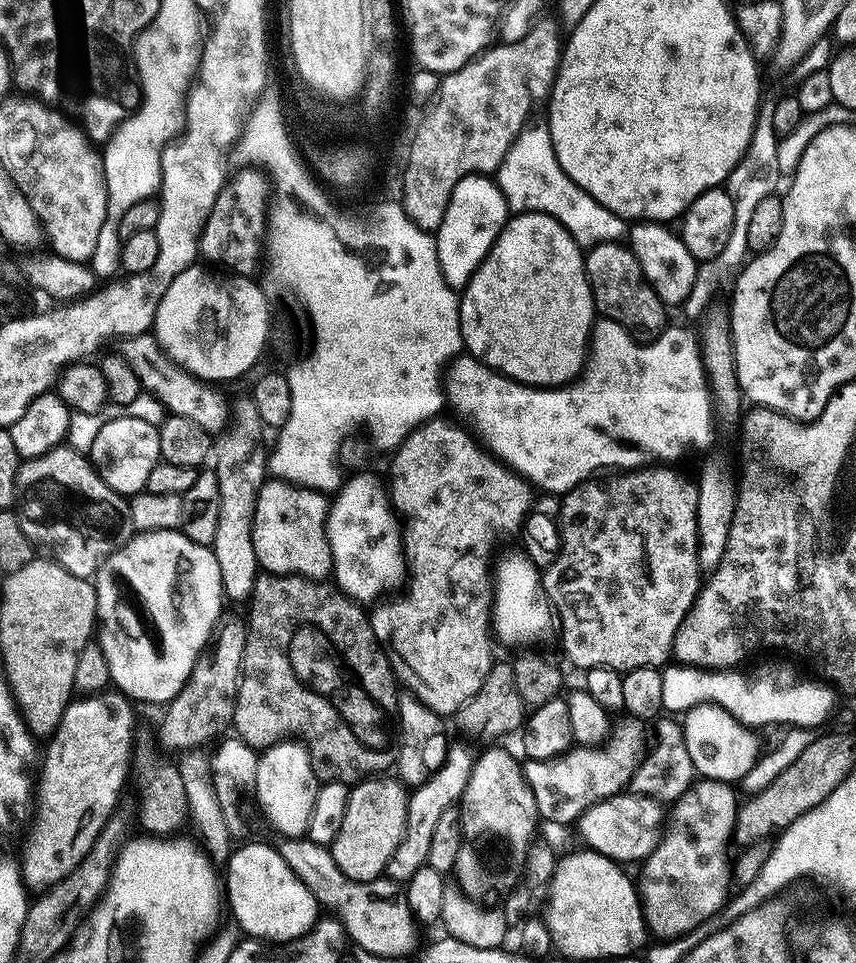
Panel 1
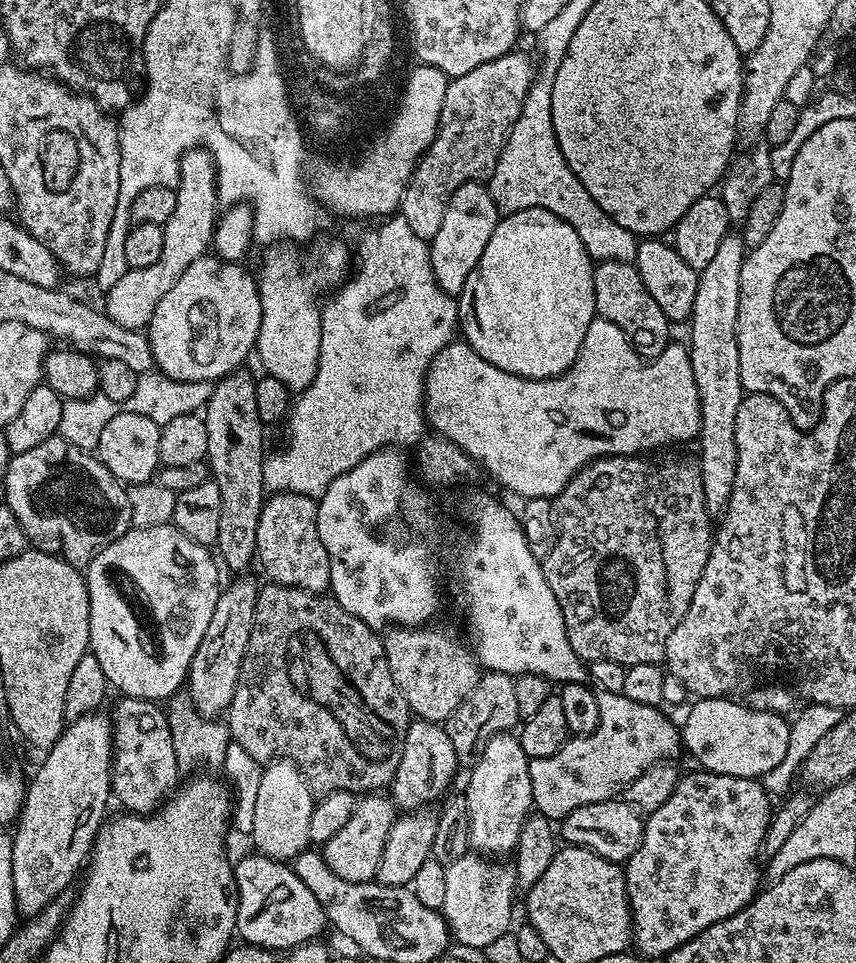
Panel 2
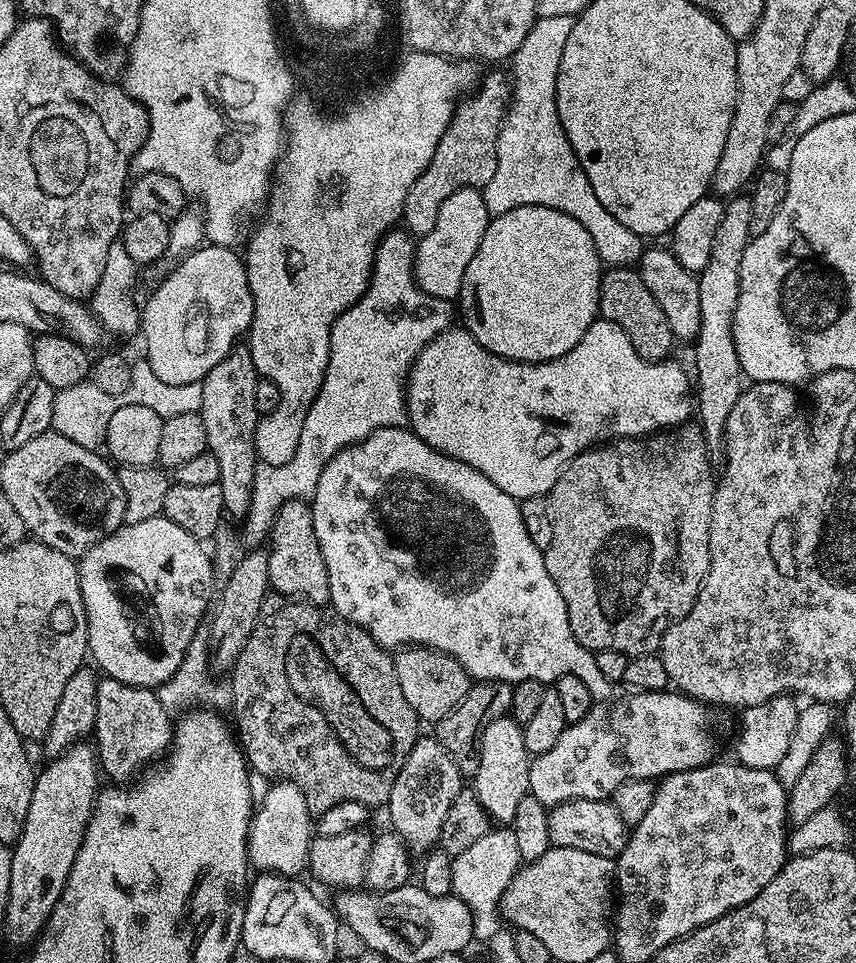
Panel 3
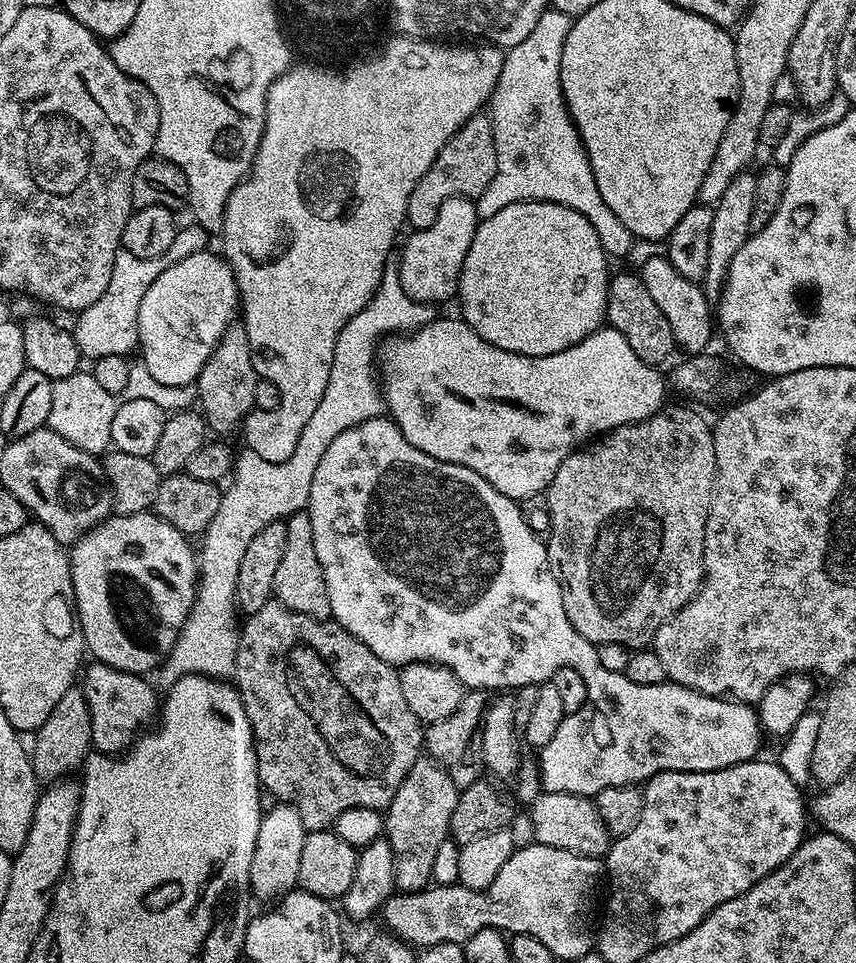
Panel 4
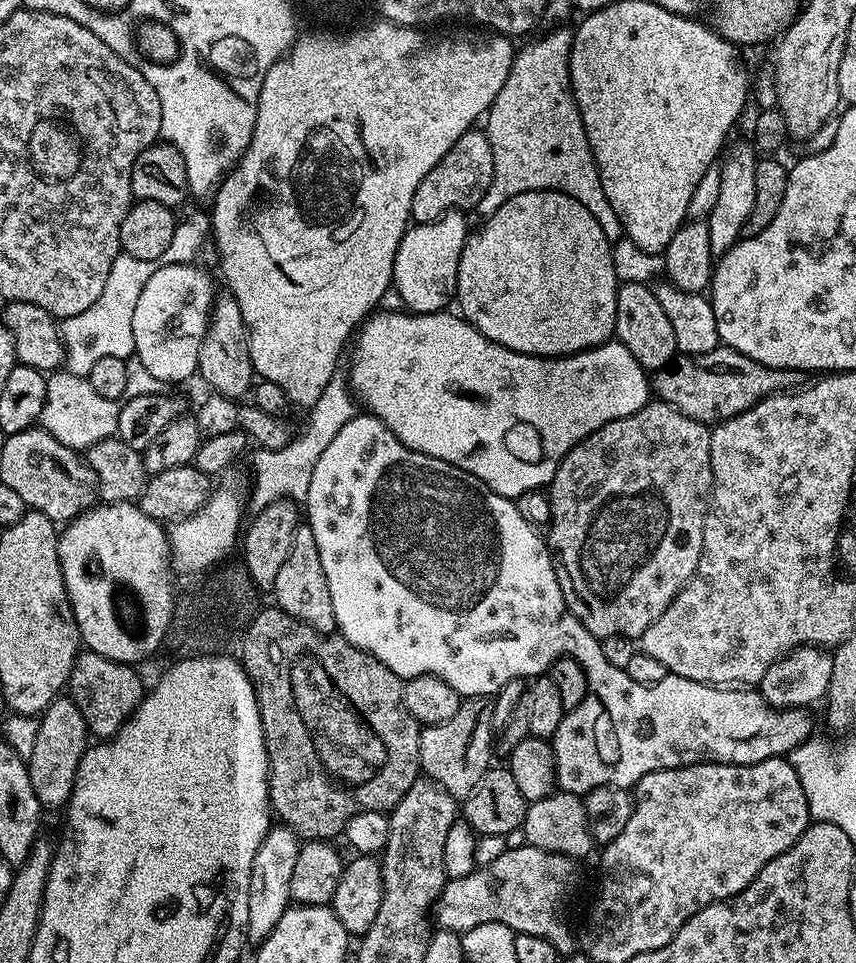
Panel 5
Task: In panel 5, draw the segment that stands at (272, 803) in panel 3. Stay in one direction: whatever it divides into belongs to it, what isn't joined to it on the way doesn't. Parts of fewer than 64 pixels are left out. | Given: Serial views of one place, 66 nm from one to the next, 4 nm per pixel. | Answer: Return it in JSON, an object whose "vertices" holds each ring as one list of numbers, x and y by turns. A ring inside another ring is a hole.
{"vertices":[[287,826,269,827,262,846,254,854,254,866,250,870,250,906,248,907,247,939,253,942,265,940,270,930,278,924,278,918,290,907,290,873,300,853,301,841]]}

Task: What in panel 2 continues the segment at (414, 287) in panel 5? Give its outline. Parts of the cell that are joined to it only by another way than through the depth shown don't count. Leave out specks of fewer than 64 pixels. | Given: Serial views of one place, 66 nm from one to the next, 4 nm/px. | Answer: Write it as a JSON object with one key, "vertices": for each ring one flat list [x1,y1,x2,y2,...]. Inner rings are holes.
{"vertices":[[483,183,463,184,454,190,446,214,442,214,442,226,428,245,434,278,446,294,459,297,462,286,466,286,466,278,470,278,470,270,478,266,478,258,482,258,482,250,486,250,486,242,490,242,490,234,494,234,494,226,501,215]]}

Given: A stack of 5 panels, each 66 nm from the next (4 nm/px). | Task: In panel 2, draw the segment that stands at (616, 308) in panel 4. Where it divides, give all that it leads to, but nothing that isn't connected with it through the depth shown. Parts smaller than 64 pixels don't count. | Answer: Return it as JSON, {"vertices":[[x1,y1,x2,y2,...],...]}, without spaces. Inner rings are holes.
{"vertices":[[602,260,593,267,592,273,597,317,606,322,614,322,614,326,618,326,622,334,626,334,633,350,639,356,651,358,662,354,662,350,666,350,670,343,668,337,670,321,666,318,666,314,662,314,658,302,654,302,650,290,646,290,642,274,638,274,635,263]]}

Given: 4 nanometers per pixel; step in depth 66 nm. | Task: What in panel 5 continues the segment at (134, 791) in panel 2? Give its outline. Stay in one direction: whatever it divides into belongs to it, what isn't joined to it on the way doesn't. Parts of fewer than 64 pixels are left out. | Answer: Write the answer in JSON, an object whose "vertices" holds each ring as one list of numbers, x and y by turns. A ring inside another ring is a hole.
{"vertices":[[81,650,76,656,67,682,72,701,82,710,89,733,96,738,111,738,132,716,146,695,145,681,131,664,102,658,102,654]]}

